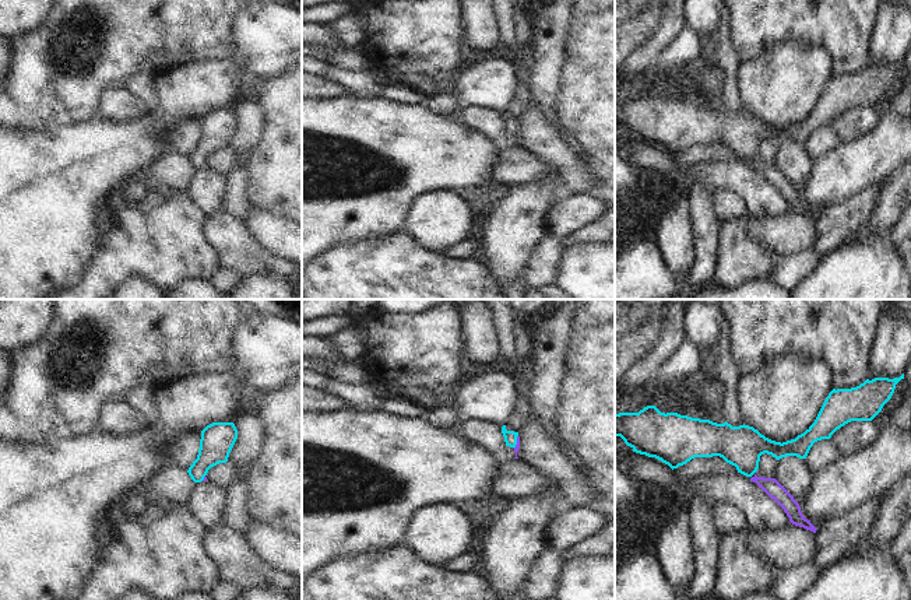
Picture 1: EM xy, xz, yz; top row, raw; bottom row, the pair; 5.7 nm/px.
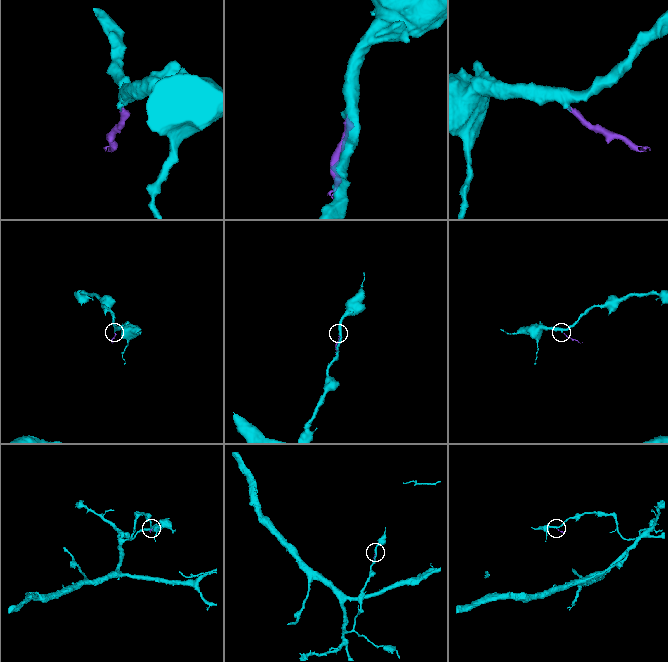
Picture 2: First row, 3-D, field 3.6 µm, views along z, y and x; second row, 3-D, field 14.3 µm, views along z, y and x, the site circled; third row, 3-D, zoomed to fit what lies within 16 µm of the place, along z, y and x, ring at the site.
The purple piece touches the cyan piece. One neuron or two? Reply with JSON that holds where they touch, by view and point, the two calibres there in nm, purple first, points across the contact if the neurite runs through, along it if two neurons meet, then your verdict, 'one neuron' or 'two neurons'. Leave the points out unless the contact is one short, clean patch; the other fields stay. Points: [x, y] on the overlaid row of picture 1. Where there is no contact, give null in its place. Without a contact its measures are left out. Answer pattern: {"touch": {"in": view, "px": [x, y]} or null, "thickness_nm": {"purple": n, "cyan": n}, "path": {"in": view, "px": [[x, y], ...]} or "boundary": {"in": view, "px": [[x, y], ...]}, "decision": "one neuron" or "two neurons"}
{"touch": {"in": "xz", "px": [517, 442]}, "thickness_nm": {"purple": 30, "cyan": 80}, "path": {"in": "xz", "px": [[517, 446], [517, 442], [510, 437]]}, "decision": "one neuron"}

